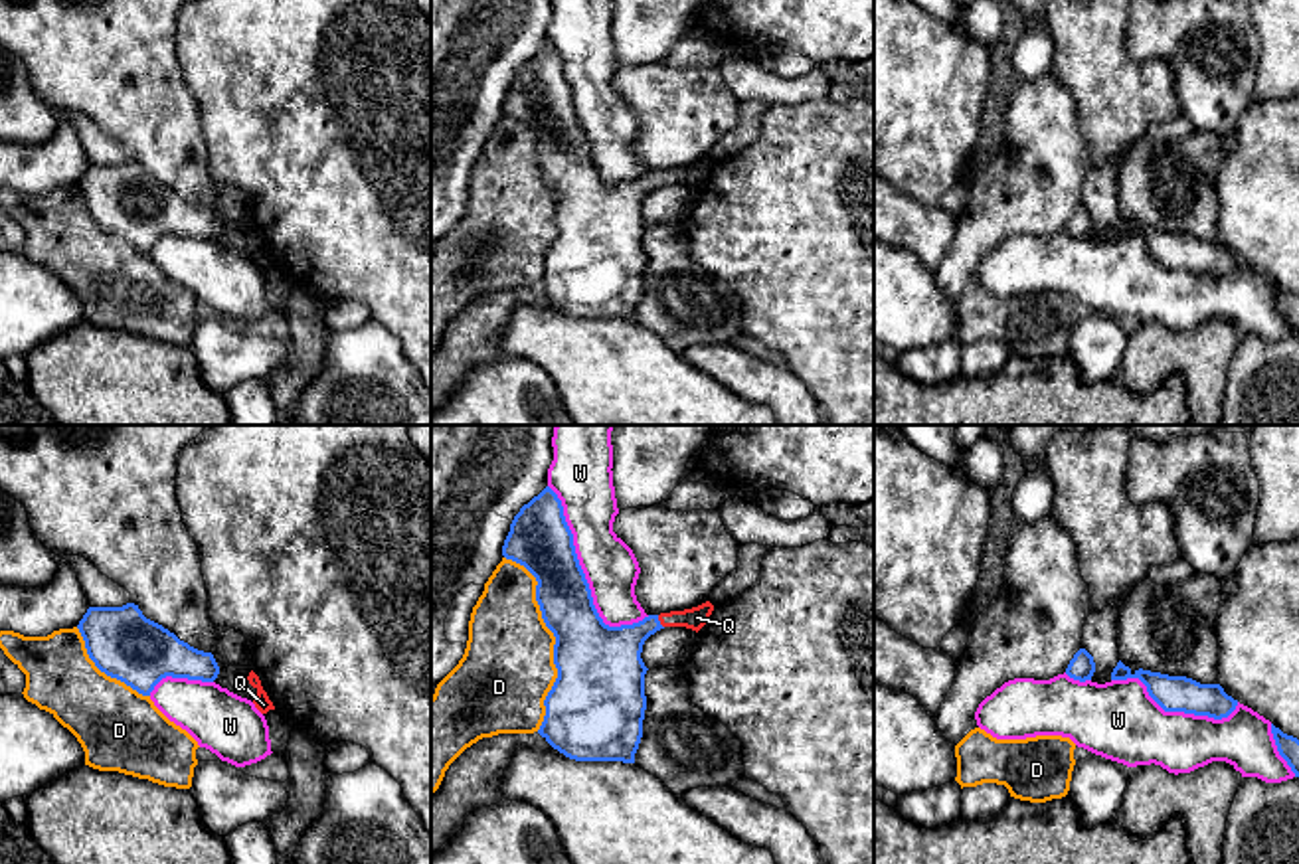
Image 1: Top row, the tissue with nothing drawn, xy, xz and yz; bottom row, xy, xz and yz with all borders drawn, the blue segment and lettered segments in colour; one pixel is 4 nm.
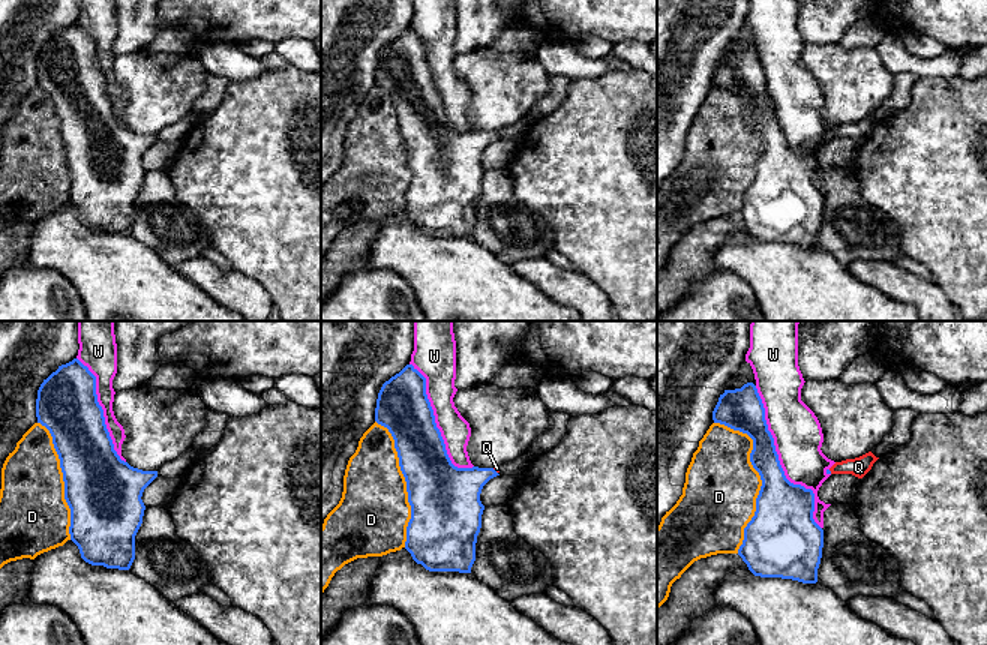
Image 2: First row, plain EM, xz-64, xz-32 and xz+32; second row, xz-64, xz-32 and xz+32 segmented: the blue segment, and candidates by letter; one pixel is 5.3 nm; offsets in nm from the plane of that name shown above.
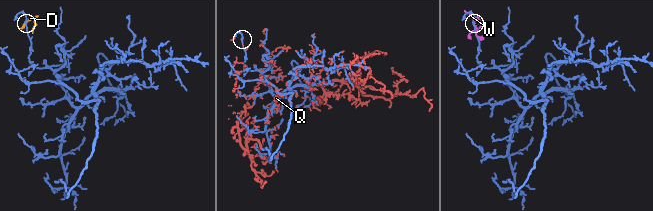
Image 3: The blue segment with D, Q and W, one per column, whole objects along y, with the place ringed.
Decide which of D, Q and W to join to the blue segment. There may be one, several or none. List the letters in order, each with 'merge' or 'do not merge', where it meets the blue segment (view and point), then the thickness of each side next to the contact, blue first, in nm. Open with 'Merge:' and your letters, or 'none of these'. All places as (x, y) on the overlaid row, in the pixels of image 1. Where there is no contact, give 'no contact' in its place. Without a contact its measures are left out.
Merge: Q
D: do not merge; meets blue in xz at (556, 639); 360 nm thick on the blue side, 380 nm on the other
Q: merge; meets blue in xz at (659, 621); 260 nm thick on the blue side, 90 nm on the other
W: do not merge; meets blue in xz at (584, 576); 260 nm thick on the blue side, 220 nm on the other

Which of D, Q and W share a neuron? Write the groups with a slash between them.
D / Q / W

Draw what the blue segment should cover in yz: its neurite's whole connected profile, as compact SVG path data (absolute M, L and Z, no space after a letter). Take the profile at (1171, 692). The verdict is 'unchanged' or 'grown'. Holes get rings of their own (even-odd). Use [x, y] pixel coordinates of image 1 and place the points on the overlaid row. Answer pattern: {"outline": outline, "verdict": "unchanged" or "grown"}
{"outline": "M1119 660L1111 672L1111 680L1127 678L1139 678L1147 686L1149 696L1165 712L1184 712L1222 720L1238 706L1238 700L1228 696L1220 684L1200 684L1186 676L1169 676L1143 668L1133 672Z", "verdict": "unchanged"}

